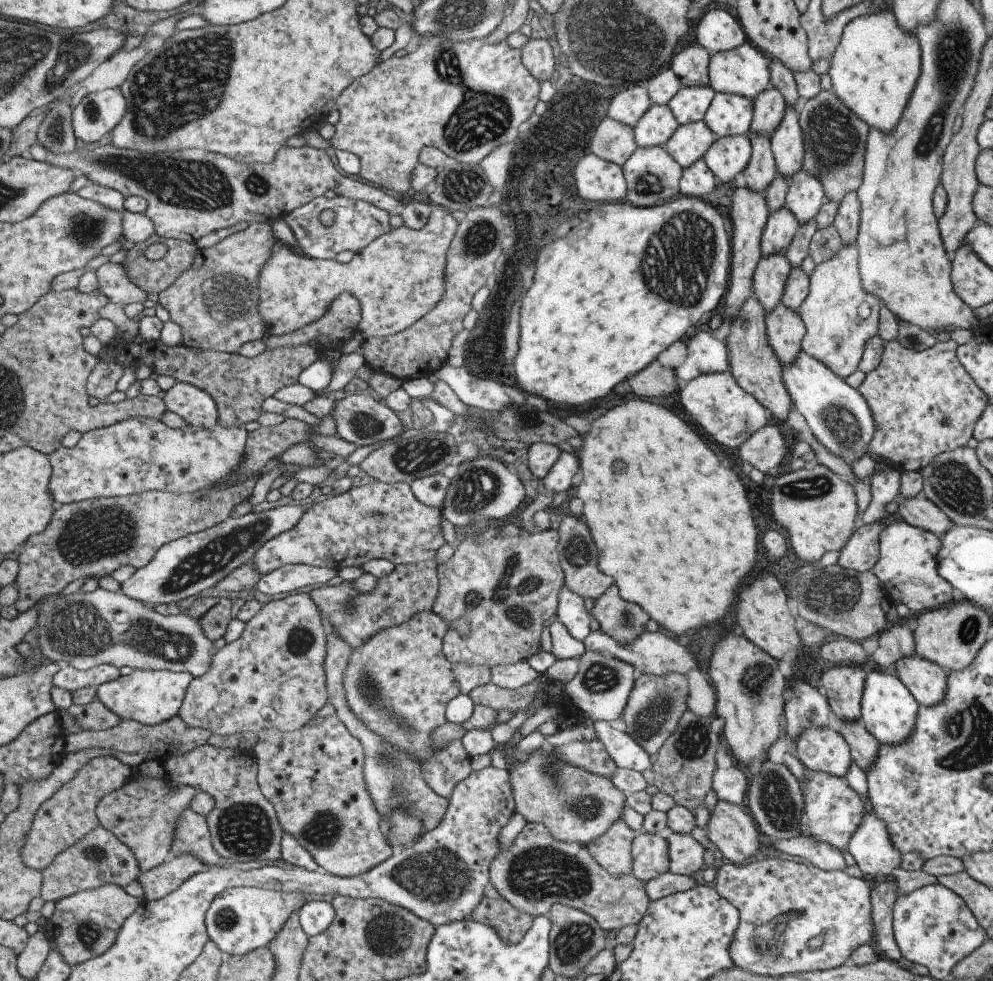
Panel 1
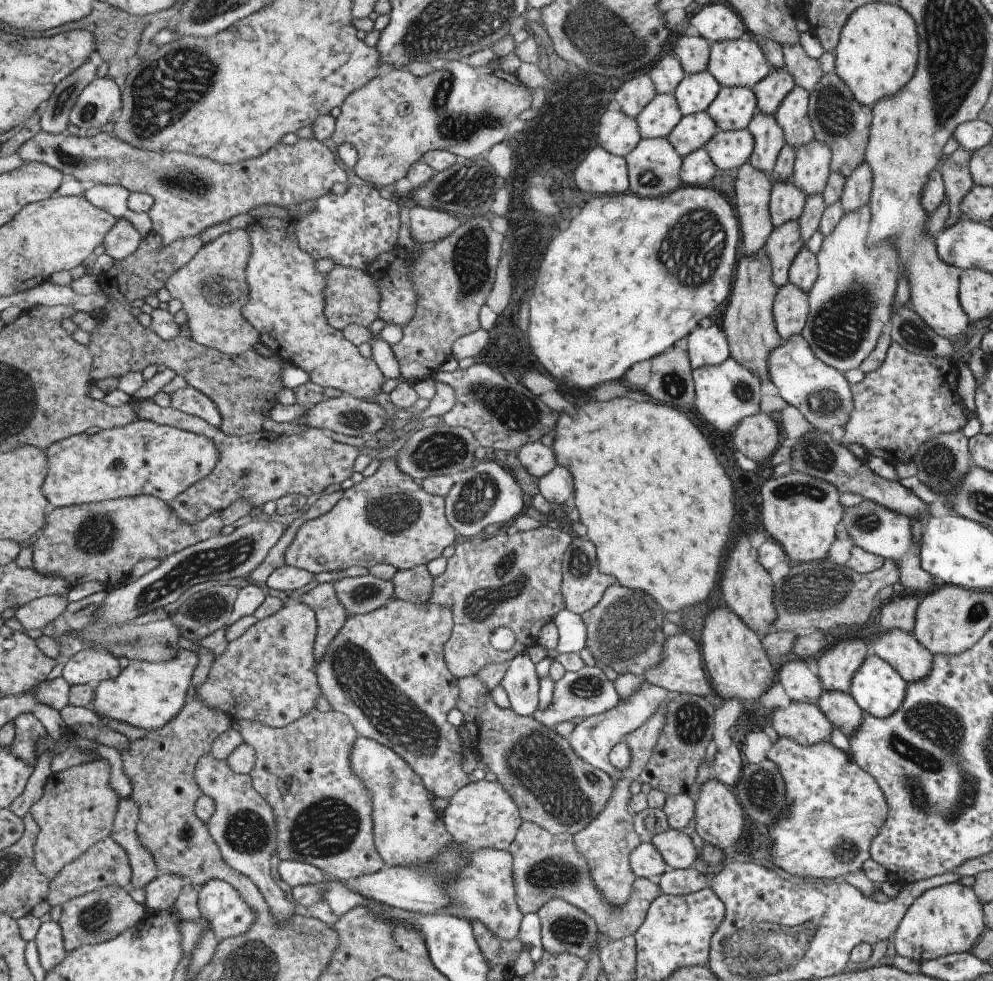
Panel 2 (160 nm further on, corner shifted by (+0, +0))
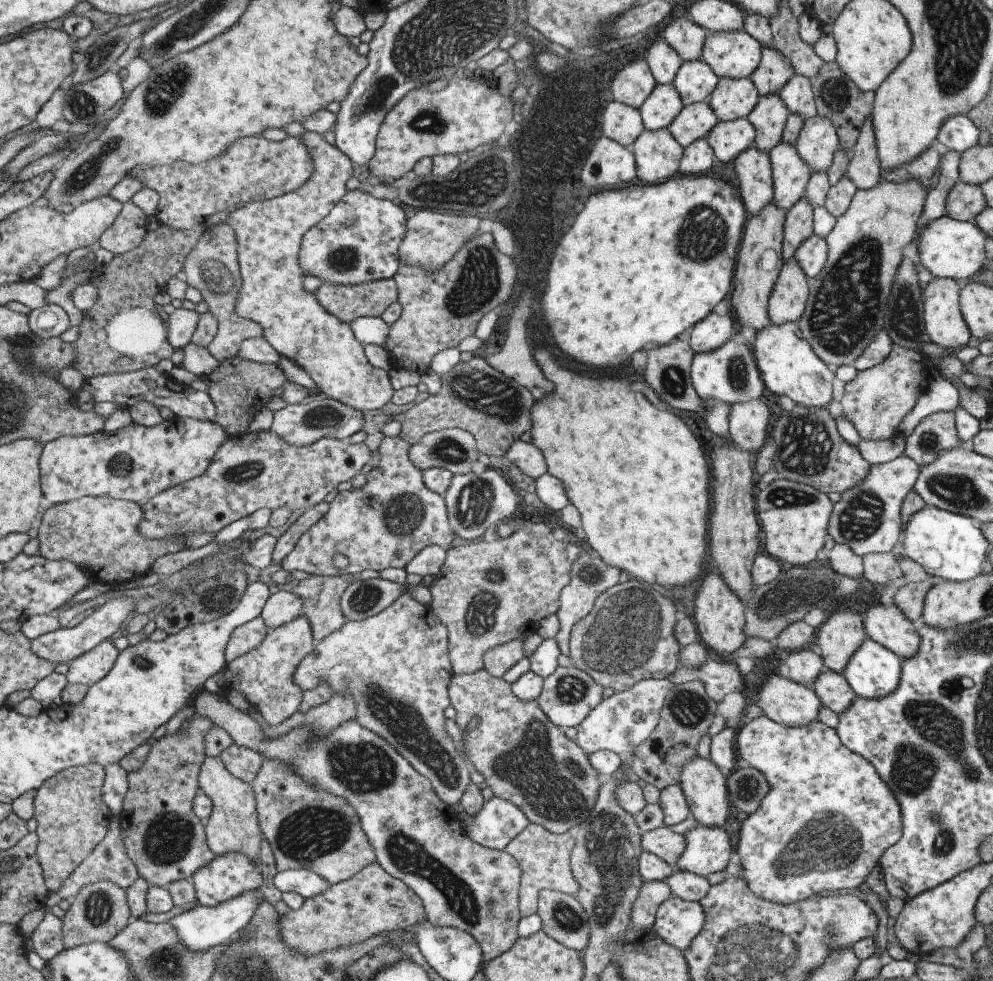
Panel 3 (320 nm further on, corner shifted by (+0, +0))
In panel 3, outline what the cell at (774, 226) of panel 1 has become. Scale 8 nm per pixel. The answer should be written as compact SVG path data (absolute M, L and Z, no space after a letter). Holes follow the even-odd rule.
M777 142L768 150L772 176L772 201L787 212L804 196L810 168L798 155L793 143Z

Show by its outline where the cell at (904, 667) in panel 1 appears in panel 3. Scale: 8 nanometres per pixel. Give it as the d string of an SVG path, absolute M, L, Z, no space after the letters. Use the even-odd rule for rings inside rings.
M880 602L870 605L862 621L866 636L894 652L900 662L914 655L919 644L917 626L893 603L888 606Z

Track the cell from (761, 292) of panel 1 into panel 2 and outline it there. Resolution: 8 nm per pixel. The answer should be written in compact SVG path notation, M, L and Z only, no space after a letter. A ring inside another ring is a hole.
M797 220L772 227L765 241L765 255L770 258L772 281L776 288L788 281L788 268L804 242Z

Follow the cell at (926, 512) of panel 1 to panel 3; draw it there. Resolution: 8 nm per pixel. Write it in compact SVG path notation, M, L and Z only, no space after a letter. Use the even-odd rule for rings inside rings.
M795 403L788 414L781 412L777 418L771 417L770 421L772 423L766 428L767 440L765 438L764 442L775 446L773 468L781 478L809 485L823 494L840 494L858 484L866 475L868 462L861 458L855 445L841 439L826 407L804 407Z

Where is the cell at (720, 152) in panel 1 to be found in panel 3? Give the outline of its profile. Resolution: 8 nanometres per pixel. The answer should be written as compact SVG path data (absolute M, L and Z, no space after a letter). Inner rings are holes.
M745 118L717 121L705 136L717 160L733 161L743 150L754 144L753 125Z

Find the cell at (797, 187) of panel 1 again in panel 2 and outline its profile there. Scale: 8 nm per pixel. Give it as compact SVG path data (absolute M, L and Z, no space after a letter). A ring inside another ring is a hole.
M819 138L796 148L791 180L805 194L821 193L830 171L831 149Z

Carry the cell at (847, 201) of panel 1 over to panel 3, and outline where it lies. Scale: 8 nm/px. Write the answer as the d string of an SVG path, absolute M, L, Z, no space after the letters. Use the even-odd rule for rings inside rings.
M869 114L862 122L846 168L846 175L855 183L857 189L871 188L881 180L873 131L872 116Z

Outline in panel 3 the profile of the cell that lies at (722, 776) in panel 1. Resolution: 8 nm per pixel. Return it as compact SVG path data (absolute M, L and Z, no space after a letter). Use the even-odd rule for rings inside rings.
M725 724L719 733L710 738L710 751L708 758L724 774L733 770L737 759L735 746L736 730L733 725Z

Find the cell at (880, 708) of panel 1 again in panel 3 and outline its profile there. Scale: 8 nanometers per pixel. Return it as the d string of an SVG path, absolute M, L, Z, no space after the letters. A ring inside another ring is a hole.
M865 636L841 673L856 695L866 699L881 698L898 686L900 658Z

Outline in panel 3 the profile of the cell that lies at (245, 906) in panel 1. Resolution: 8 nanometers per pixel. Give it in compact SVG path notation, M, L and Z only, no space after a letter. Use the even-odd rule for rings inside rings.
M231 851L221 856L216 855L214 861L202 866L191 878L197 891L197 900L203 906L214 907L221 902L227 902L238 897L247 890L255 890L263 882L260 864L242 852Z

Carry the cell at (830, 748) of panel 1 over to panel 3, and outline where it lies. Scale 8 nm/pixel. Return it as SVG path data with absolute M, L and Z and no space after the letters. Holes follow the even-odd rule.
M775 673L760 684L757 700L763 714L786 727L805 726L821 706L811 687Z

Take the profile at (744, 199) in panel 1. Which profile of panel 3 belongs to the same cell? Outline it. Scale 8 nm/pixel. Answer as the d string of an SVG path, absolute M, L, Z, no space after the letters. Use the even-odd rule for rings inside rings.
M751 145L747 150L740 152L733 159L733 163L735 176L739 181L737 188L739 199L749 215L757 214L765 204L772 200L772 176L768 153Z

